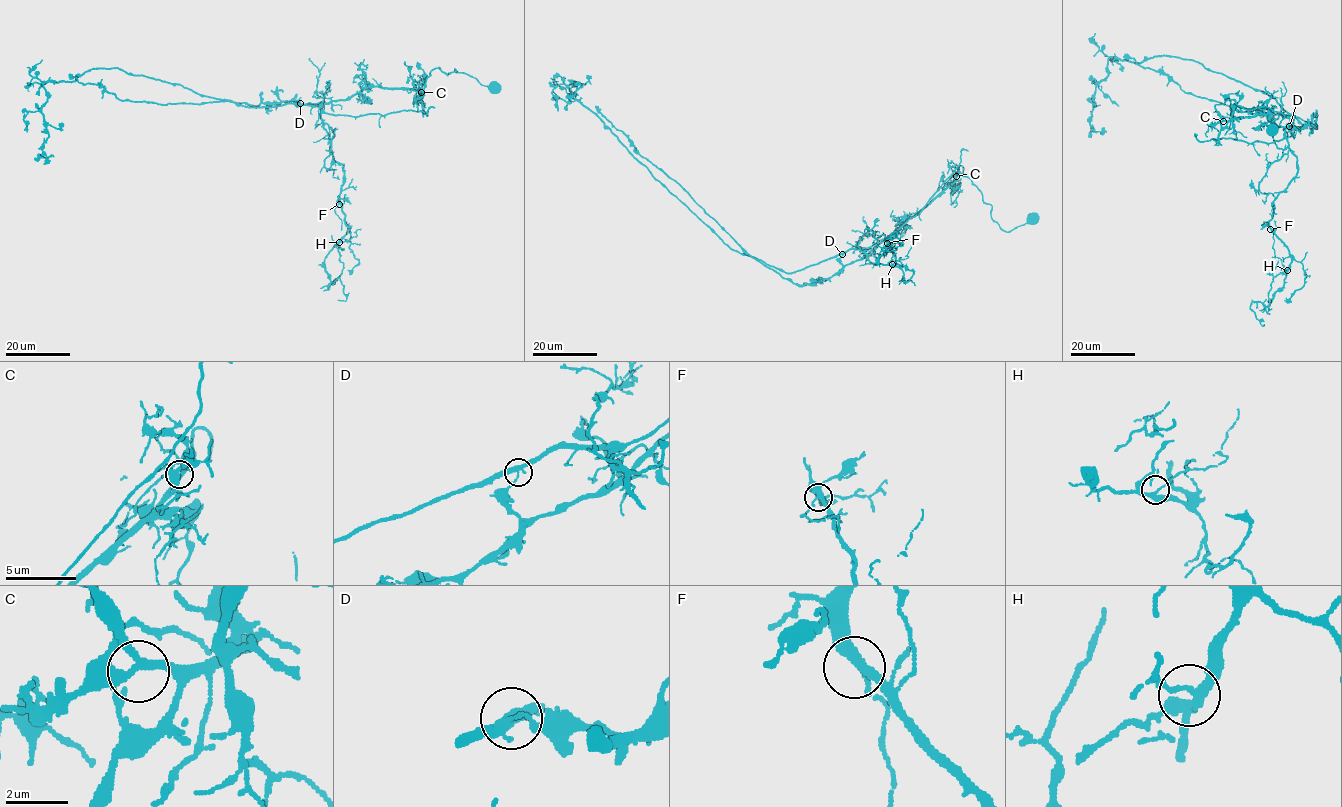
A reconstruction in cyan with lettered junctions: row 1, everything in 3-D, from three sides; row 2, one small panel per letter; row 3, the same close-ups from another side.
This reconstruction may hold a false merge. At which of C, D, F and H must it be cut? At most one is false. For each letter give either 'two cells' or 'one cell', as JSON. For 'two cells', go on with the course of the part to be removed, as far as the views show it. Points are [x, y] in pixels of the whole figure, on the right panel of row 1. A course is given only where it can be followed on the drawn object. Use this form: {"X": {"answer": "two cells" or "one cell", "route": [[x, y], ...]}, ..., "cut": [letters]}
{"C": {"answer": "one cell"}, "D": {"answer": "two cells", "route": [[1289, 126], [1302, 124], [1264, 92], [1158, 55], [1109, 58], [1090, 121], [1103, 133]]}, "F": {"answer": "one cell"}, "H": {"answer": "one cell"}, "cut": ["D"]}

